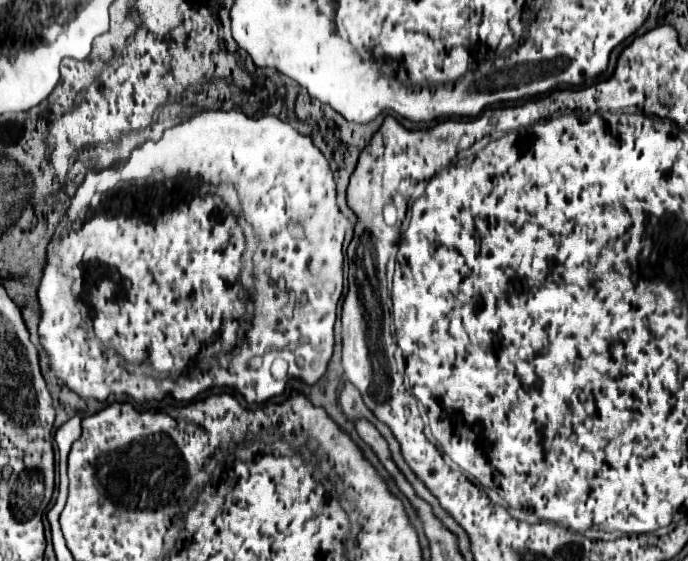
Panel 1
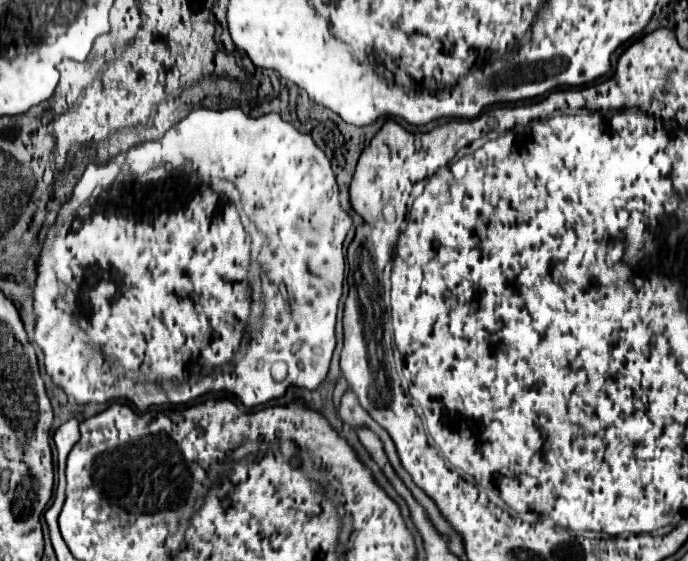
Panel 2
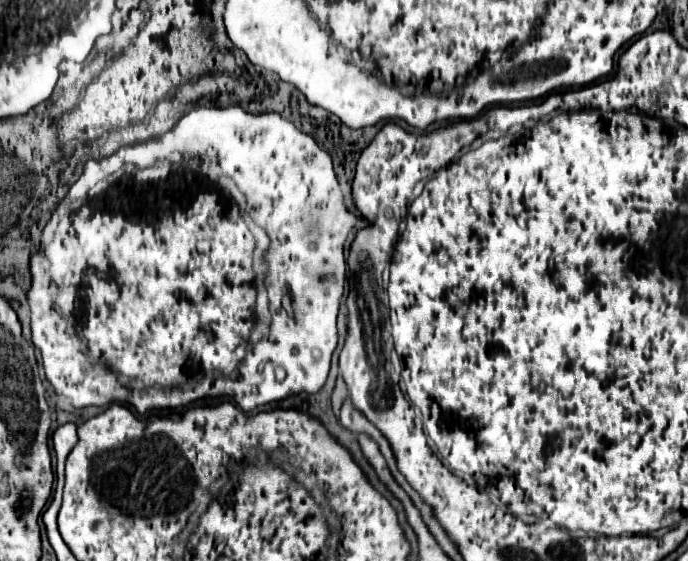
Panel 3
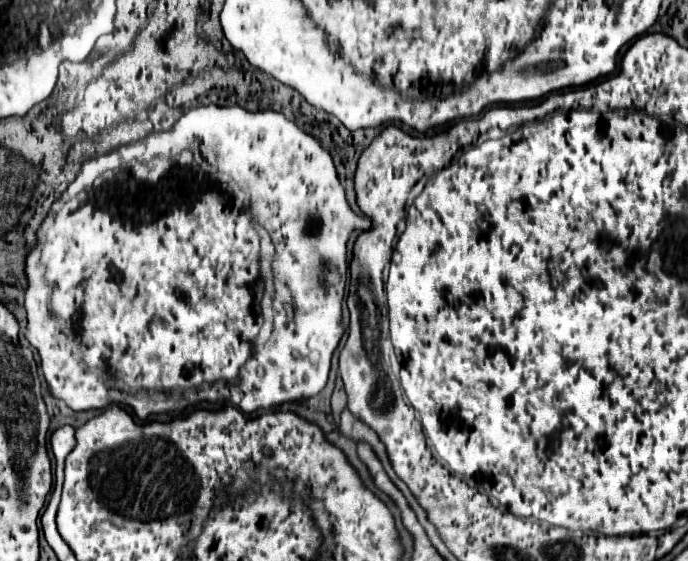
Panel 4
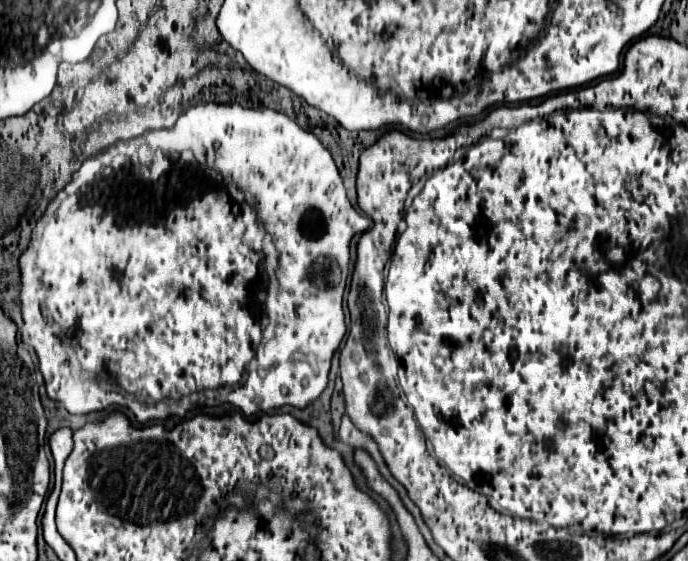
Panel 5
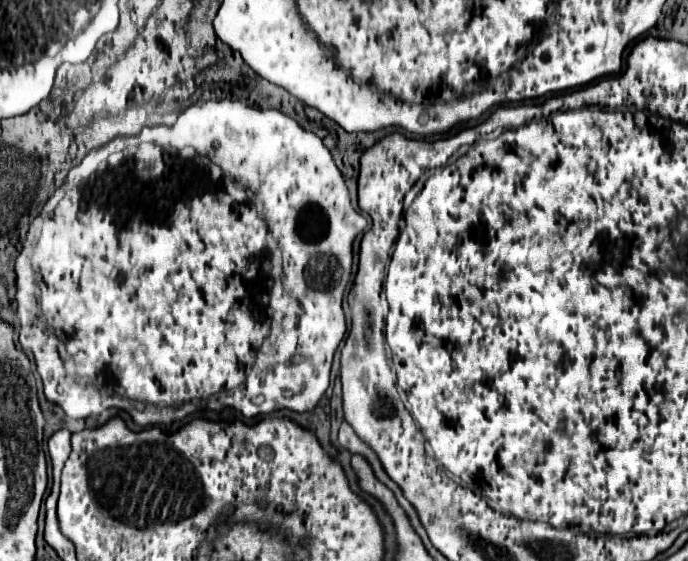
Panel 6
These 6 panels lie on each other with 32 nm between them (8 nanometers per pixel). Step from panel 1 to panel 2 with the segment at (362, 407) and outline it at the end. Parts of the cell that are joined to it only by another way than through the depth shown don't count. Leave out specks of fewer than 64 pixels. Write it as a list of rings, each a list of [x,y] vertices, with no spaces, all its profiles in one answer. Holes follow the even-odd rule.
[[[350,388],[344,392],[338,410],[340,410],[342,420],[344,420],[346,424],[350,424],[352,428],[358,428],[358,426],[370,426],[370,428],[376,432],[374,420],[370,420],[370,414],[358,404],[358,398],[354,396],[354,392],[350,392]]]

